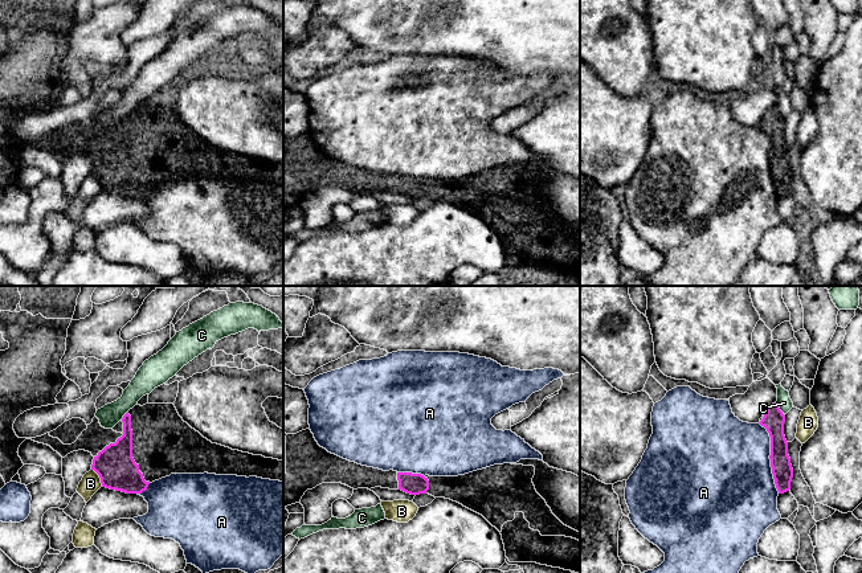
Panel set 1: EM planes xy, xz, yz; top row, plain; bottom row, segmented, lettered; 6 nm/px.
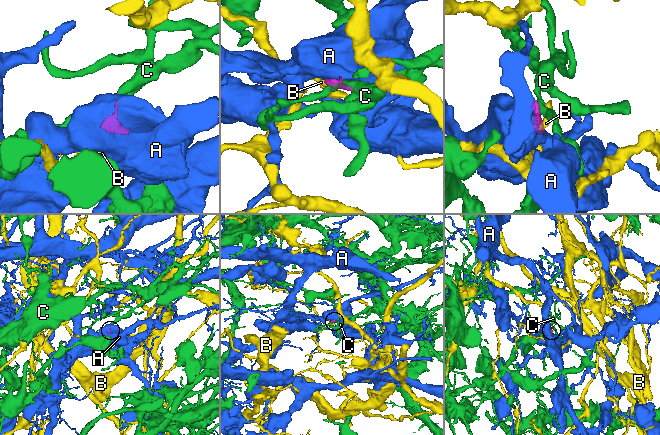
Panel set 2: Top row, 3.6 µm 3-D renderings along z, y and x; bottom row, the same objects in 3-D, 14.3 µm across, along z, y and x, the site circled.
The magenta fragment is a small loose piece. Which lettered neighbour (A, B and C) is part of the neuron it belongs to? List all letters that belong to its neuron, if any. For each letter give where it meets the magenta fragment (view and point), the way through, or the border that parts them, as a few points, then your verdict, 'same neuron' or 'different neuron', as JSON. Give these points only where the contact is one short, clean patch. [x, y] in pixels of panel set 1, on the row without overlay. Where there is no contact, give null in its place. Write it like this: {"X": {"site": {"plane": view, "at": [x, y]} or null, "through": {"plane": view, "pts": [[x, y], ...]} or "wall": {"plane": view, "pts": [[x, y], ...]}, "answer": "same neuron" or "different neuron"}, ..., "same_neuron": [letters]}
{"A": {"site": {"plane": "yz", "at": [769, 162]}, "answer": "different neuron"}, "B": {"site": {"plane": "xy", "at": [99, 180]}, "wall": {"plane": "xy", "pts": [[92, 172], [98, 179], [102, 189]]}, "answer": "different neuron"}, "C": {"site": {"plane": "yz", "at": [779, 111]}, "wall": {"plane": "yz", "pts": [[775, 106], [783, 115]]}, "answer": "different neuron"}, "same_neuron": []}

